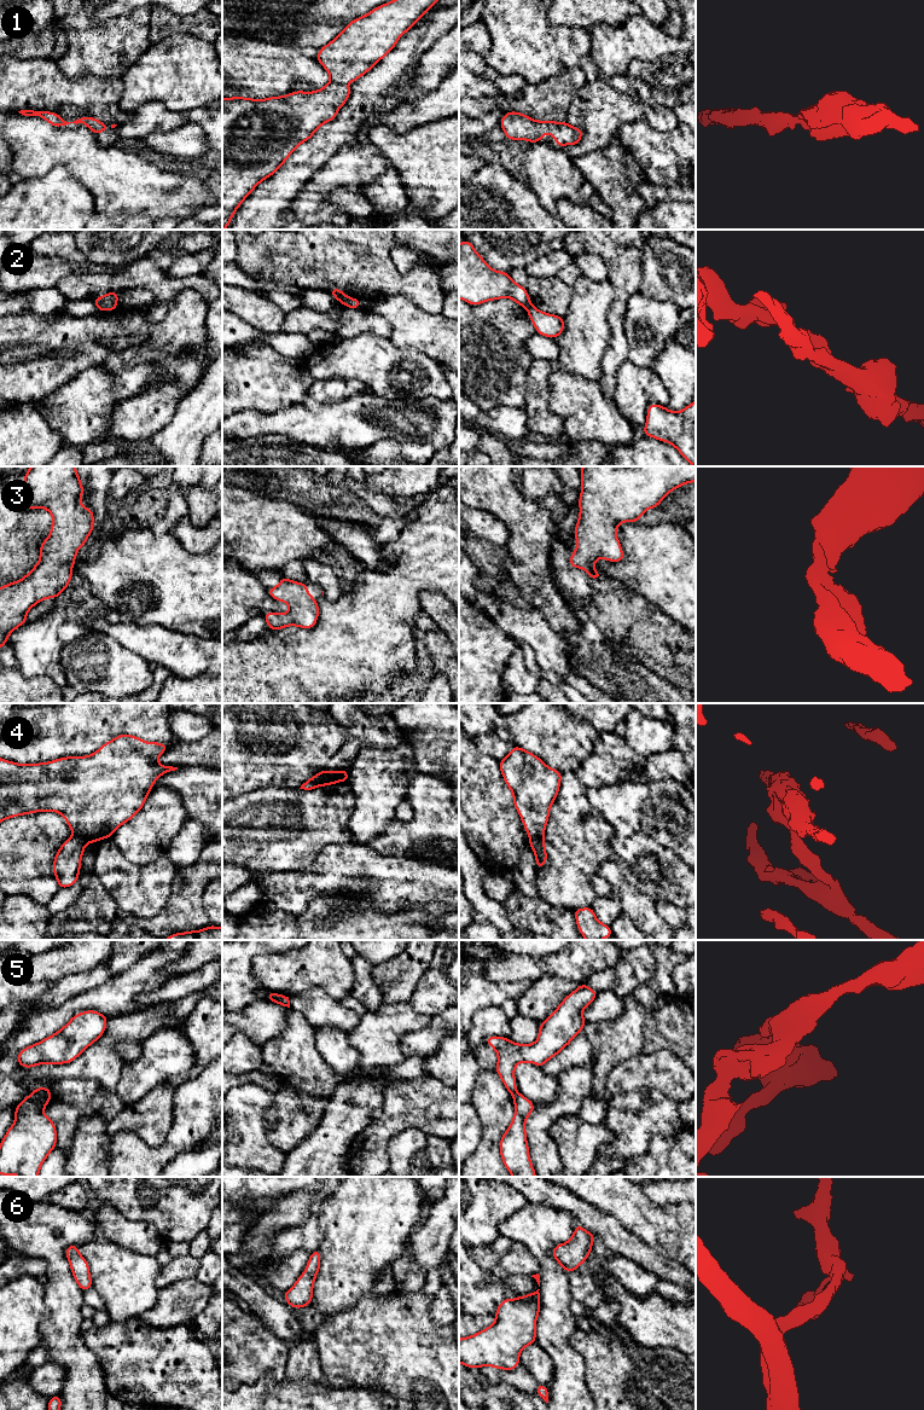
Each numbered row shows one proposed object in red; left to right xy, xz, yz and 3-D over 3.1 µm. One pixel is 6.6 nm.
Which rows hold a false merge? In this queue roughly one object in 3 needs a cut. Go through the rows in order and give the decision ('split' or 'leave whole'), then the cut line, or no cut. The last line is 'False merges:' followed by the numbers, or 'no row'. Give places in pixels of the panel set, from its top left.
1: leave whole; cut none
2: split; cut xz (347, 297), (342, 302)
3: leave whole; cut none
4: split; cut xy (74, 834), (87, 842)
5: split; cut yz (516, 1091), (512, 1095)
6: leave whole; cut none
False merges: 2, 4, 5

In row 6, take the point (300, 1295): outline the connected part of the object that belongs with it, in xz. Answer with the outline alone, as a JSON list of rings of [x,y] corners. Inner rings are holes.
[[[319,1249],[312,1252],[304,1272],[289,1290],[284,1292],[284,1298],[291,1307],[307,1307],[312,1302],[313,1286],[320,1269],[320,1258]]]

